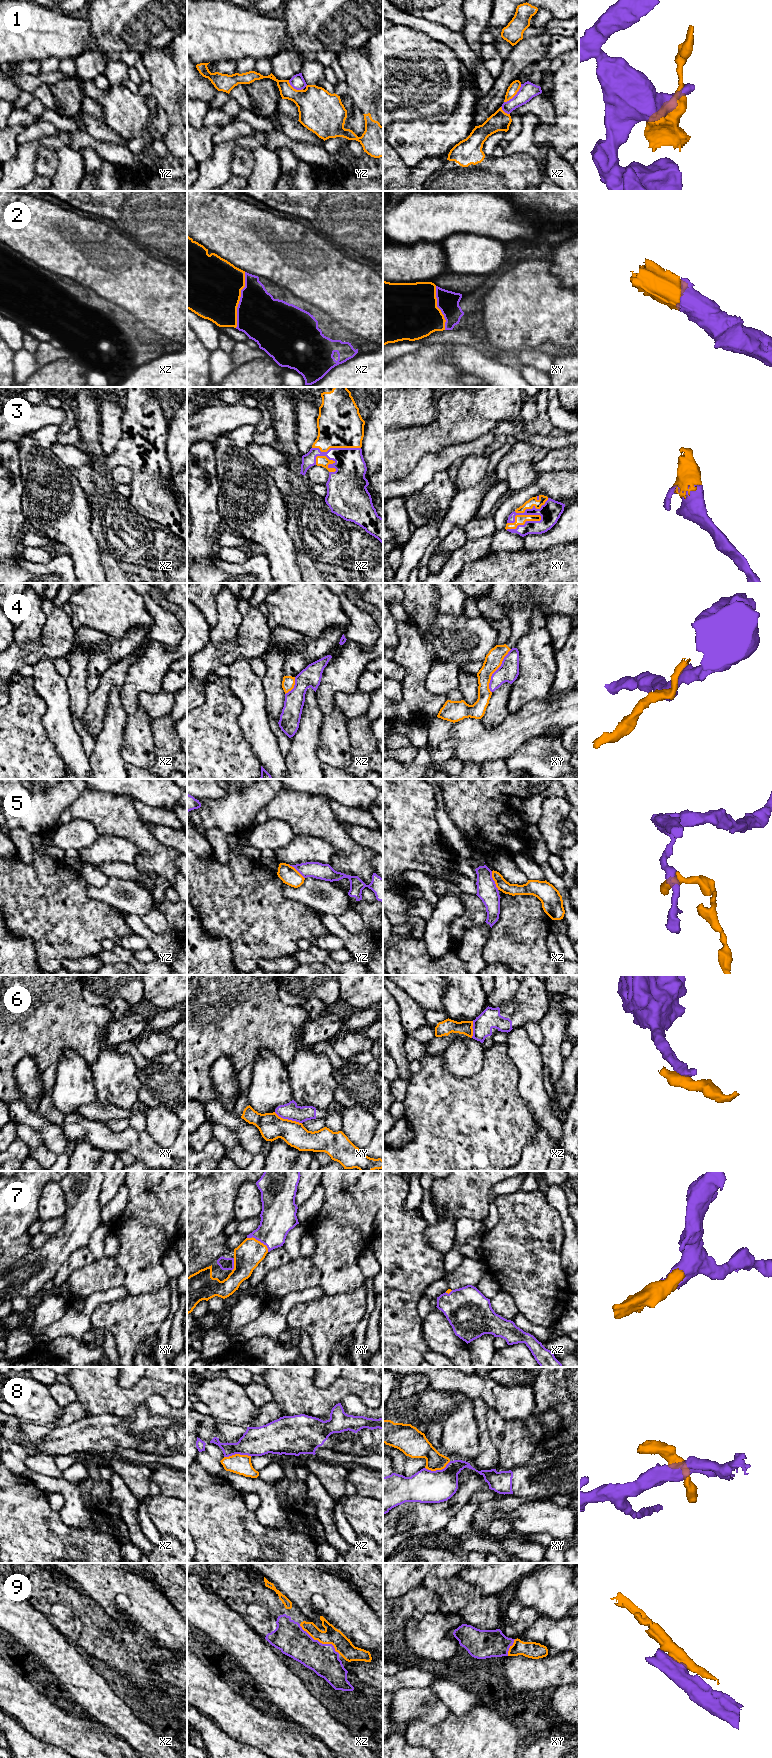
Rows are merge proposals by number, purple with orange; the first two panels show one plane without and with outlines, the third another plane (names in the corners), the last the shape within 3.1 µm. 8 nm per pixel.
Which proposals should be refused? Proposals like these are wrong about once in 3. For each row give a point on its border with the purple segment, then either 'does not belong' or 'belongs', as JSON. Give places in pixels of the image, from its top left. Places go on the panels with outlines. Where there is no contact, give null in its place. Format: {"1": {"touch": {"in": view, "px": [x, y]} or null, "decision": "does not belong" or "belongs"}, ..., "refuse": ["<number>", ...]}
{"1": {"touch": {"in": "xz", "px": [515, 95]}, "decision": "does not belong"}, "2": {"touch": {"in": "xz", "px": [240, 300]}, "decision": "belongs"}, "3": {"touch": {"in": "xy", "px": [537, 514]}, "decision": "belongs"}, "4": {"touch": {"in": "xy", "px": [495, 671]}, "decision": "does not belong"}, "5": {"touch": {"in": "xz", "px": [493, 880]}, "decision": "does not belong"}, "6": {"touch": {"in": "xy", "px": [288, 1119]}, "decision": "does not belong"}, "7": {"touch": {"in": "xy", "px": [259, 1240]}, "decision": "belongs"}, "8": {"touch": {"in": "xz", "px": [237, 1453]}, "decision": "does not belong"}, "9": {"touch": {"in": "xz", "px": [319, 1642]}, "decision": "belongs"}, "refuse": ["1", "4", "5", "6", "8"]}

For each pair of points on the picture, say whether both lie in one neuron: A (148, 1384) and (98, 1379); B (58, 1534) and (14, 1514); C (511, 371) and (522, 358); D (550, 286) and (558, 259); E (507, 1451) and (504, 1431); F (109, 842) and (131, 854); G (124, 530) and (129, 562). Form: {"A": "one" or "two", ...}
{"A": "one", "B": "one", "C": "two", "D": "two", "E": "one", "F": "one", "G": "one"}

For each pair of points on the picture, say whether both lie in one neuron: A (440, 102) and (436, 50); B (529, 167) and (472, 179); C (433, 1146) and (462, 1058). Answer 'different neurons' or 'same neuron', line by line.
A: same neuron
B: same neuron
C: different neurons

